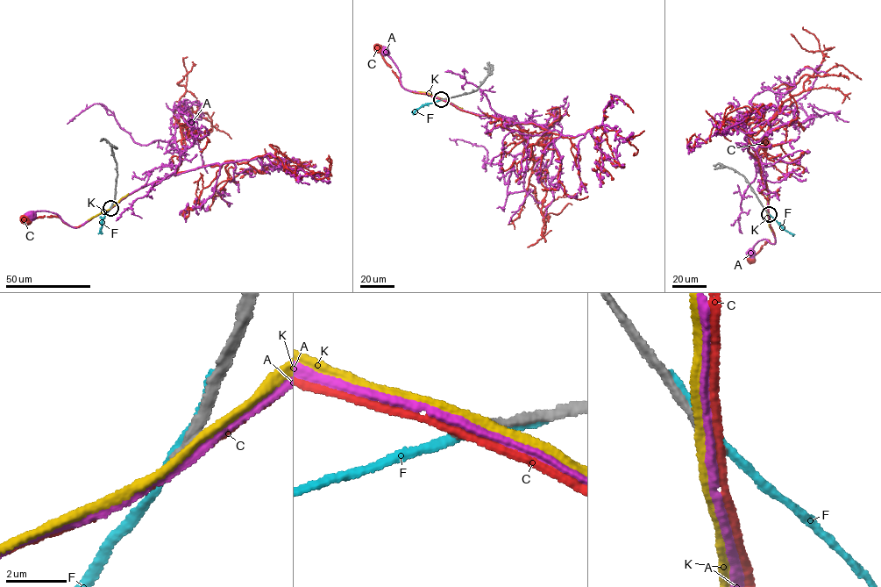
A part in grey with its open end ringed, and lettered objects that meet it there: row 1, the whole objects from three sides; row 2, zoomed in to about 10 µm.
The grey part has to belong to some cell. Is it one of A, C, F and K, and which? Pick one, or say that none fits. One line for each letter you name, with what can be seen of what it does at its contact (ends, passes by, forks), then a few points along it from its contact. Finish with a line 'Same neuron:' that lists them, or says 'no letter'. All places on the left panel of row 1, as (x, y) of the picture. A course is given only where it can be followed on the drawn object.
Same neuron: no letter

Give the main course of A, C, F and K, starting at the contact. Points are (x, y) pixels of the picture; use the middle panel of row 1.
A: (442, 99), (404, 88), (398, 67), (385, 52)
C: (441, 99), (404, 89), (377, 48)
F: (444, 99), (422, 105), (413, 114)
K: (443, 99), (427, 93), (415, 93)

